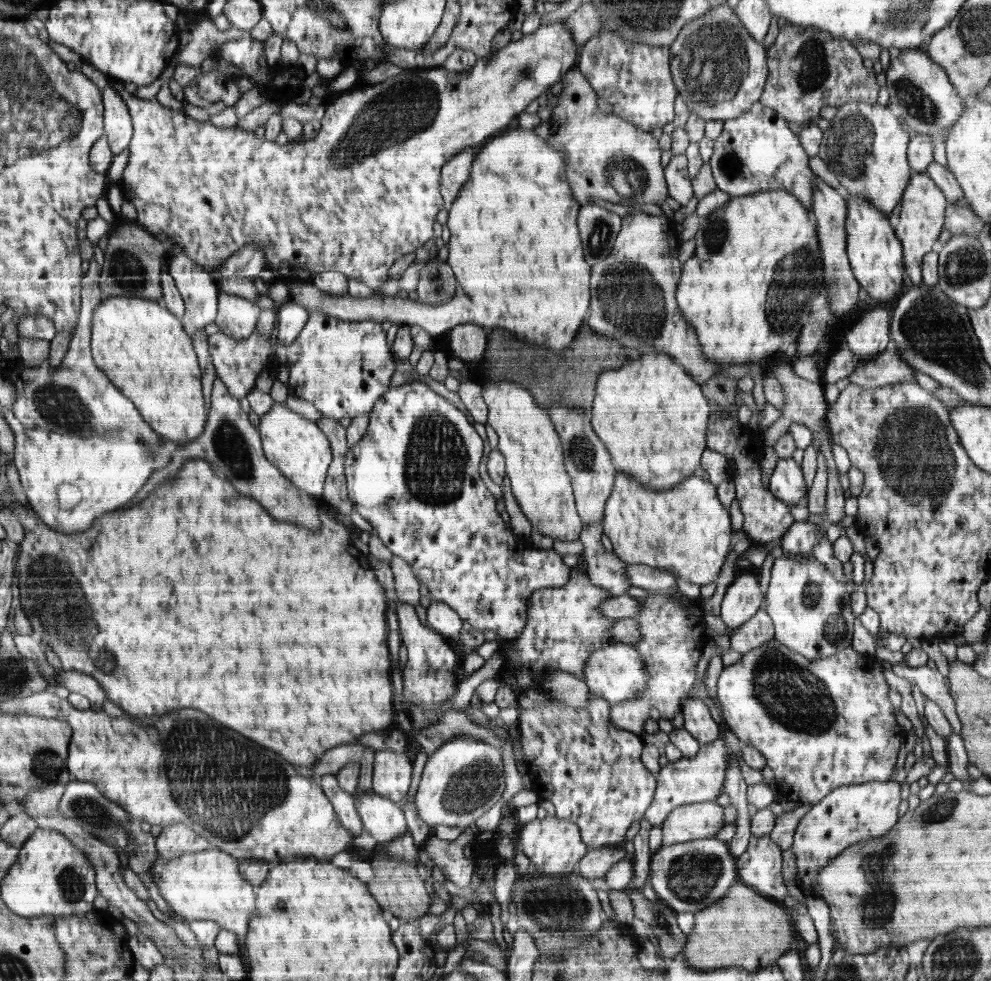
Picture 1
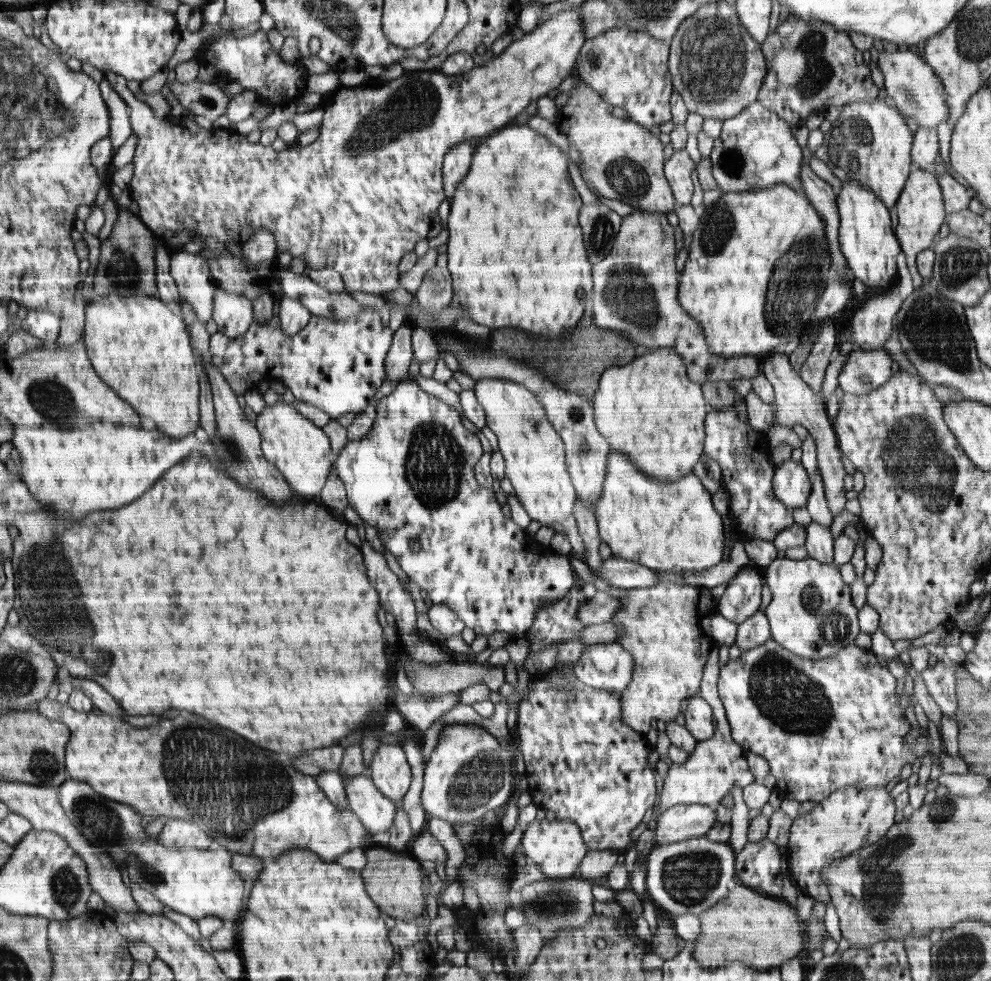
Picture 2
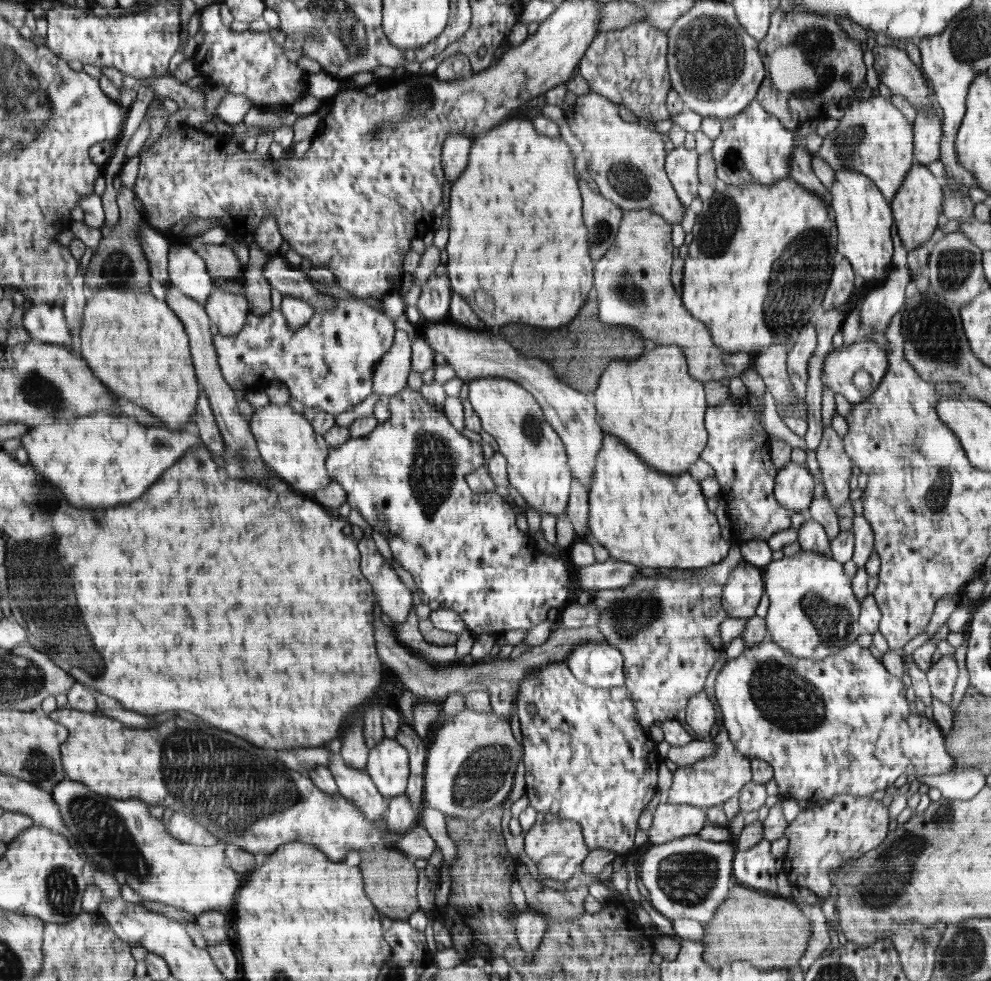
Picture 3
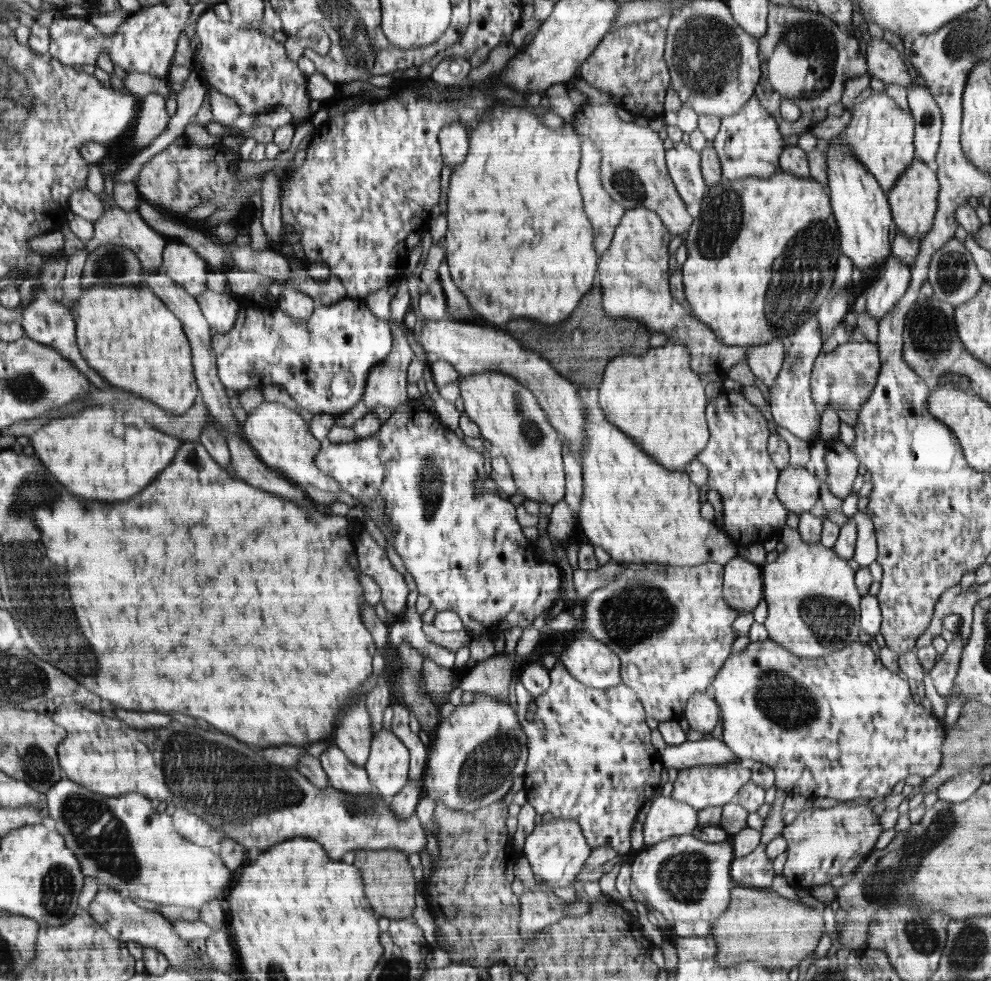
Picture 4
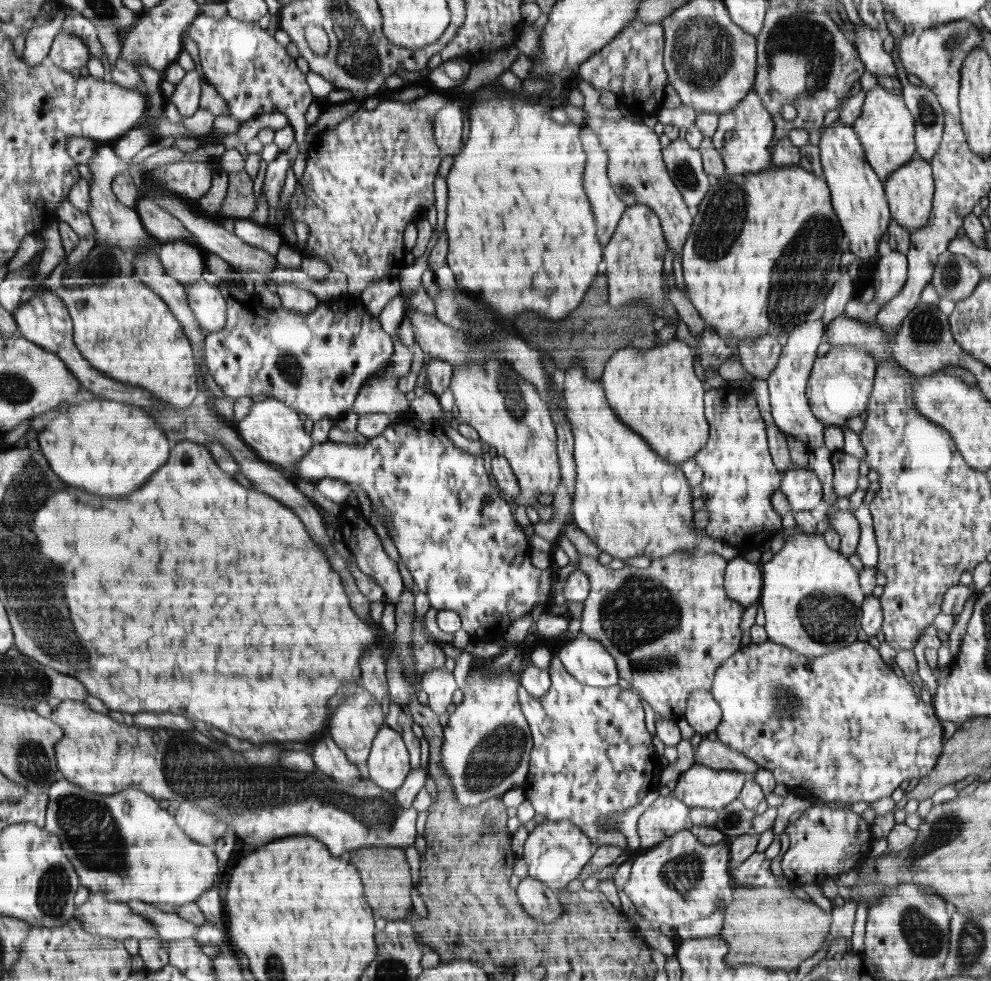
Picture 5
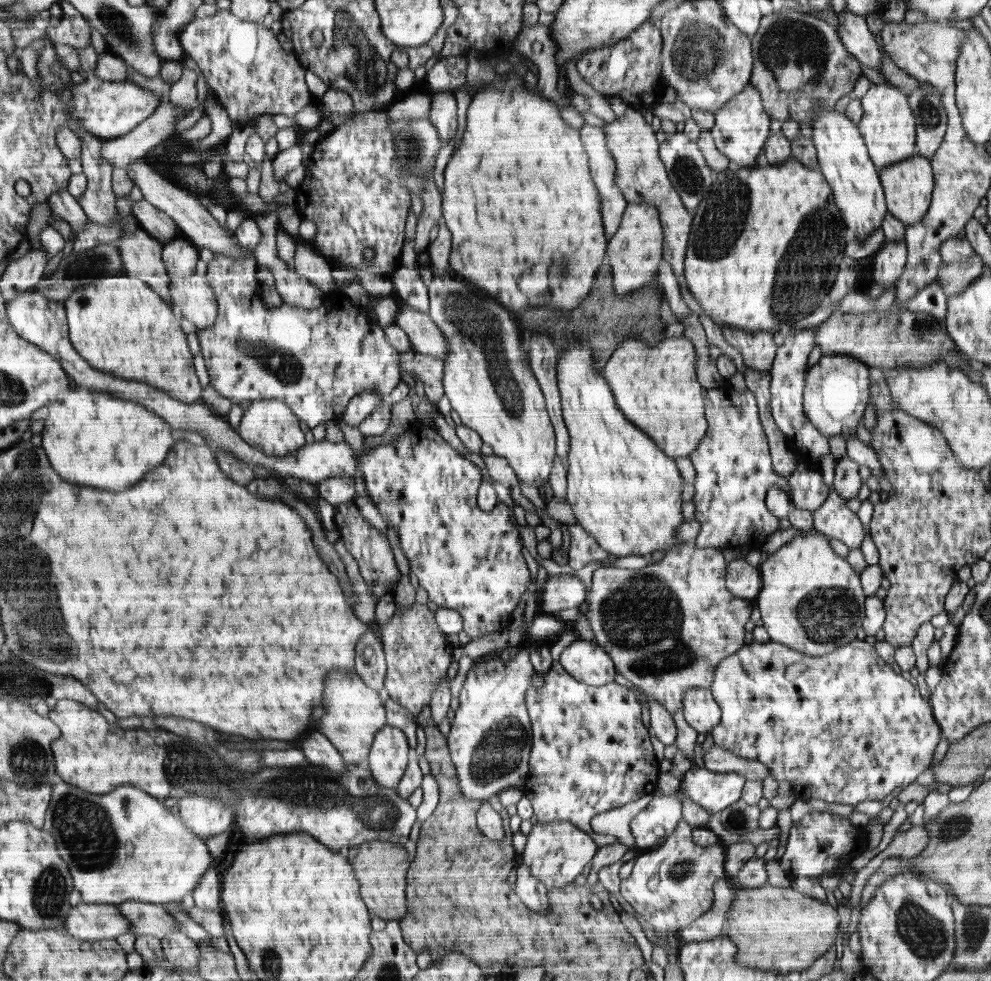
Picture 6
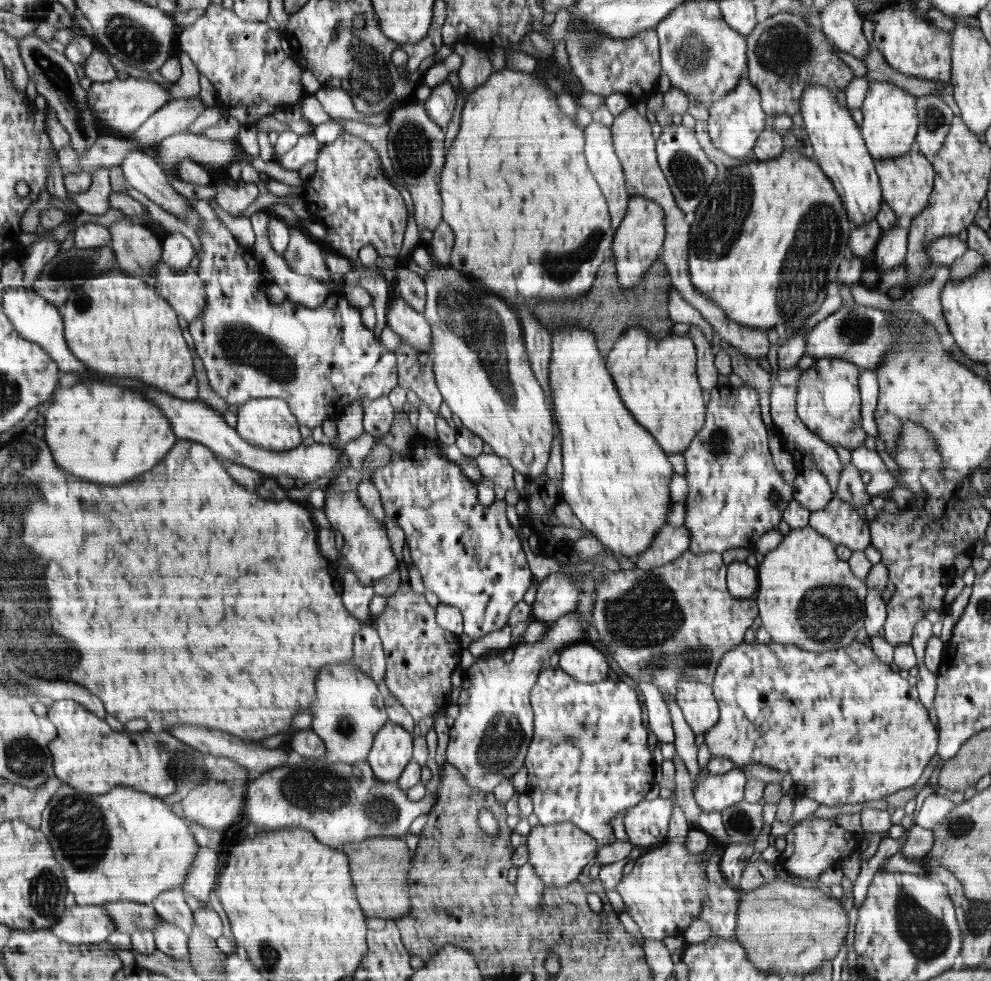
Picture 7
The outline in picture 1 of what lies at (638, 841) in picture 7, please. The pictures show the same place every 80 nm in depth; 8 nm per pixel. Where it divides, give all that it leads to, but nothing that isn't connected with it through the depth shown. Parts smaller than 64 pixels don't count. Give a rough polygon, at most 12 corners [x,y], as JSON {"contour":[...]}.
{"contour":[[716,801],[676,807],[662,846],[715,838],[724,825]]}

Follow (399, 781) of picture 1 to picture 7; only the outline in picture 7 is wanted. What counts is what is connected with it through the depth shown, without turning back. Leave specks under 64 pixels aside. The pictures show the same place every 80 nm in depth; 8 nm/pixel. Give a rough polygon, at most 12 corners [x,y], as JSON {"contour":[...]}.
{"contour":[[383,727],[367,756],[375,776],[398,782],[413,759],[411,732]]}

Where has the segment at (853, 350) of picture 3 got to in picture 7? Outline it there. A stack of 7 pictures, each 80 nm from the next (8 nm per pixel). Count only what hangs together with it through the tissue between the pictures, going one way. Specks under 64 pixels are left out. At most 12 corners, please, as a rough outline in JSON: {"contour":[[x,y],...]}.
{"contour":[[839,358],[802,371],[796,411],[832,447],[865,444],[859,377]]}

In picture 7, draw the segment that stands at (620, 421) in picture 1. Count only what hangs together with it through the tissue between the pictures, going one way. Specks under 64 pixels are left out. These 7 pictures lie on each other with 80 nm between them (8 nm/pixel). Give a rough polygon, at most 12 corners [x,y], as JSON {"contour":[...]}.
{"contour":[[630,327],[606,368],[666,454],[704,428],[694,341]]}

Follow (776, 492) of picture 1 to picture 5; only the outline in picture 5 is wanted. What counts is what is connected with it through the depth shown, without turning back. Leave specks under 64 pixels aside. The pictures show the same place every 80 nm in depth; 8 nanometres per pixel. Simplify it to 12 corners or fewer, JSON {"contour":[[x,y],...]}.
{"contour":[[810,468],[782,473],[779,488],[792,512],[812,511],[823,486]]}

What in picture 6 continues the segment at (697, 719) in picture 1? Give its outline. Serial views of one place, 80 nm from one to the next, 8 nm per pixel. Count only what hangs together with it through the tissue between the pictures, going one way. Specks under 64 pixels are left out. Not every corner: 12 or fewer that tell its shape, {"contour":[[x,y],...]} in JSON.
{"contour":[[709,688],[683,694],[686,722],[706,734],[720,722],[721,708]]}

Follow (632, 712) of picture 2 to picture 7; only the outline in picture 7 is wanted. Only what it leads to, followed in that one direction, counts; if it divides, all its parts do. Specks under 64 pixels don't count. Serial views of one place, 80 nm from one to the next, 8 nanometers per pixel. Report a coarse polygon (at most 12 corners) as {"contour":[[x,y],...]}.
{"contour":[[717,552],[607,570],[593,620],[630,678],[675,697],[745,643],[754,598]]}

